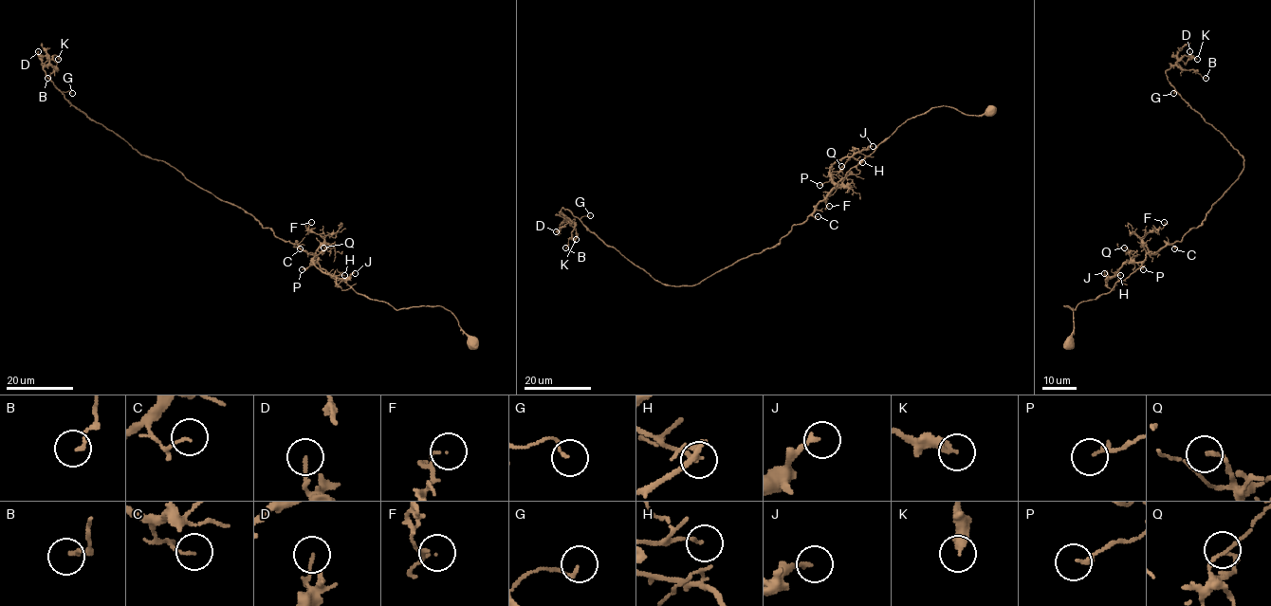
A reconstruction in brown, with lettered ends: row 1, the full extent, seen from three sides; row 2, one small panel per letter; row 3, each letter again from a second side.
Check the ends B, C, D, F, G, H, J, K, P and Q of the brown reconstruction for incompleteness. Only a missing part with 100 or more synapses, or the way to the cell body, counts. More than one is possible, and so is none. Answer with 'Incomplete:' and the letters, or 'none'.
Incomplete: none

